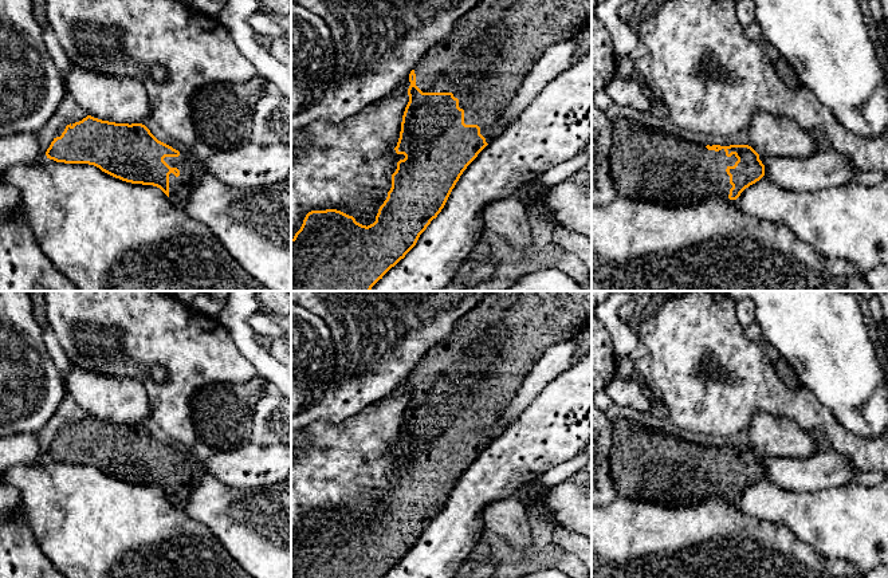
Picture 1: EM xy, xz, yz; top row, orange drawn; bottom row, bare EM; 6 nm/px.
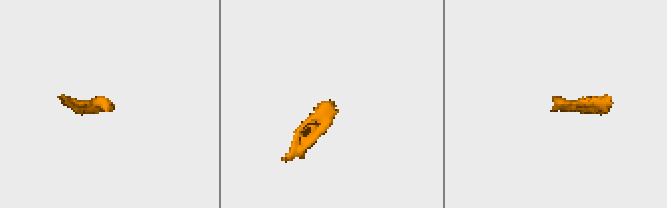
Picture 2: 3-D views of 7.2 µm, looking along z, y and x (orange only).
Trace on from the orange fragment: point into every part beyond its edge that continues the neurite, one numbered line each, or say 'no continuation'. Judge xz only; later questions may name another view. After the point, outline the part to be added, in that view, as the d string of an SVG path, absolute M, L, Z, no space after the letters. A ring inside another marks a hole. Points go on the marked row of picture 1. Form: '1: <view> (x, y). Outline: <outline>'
1: xz (483, 61). Outline: M480 0L416 63L416 86L423 93L452 93L464 110L464 123L478 125L490 143L504 131L502 113L533 67L551 46L575 36L590 17L592 0Z

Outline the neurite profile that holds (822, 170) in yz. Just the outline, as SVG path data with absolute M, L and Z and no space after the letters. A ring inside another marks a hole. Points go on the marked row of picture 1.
M829 149L808 158L759 156L770 182L791 192L820 192L848 185L857 168Z

